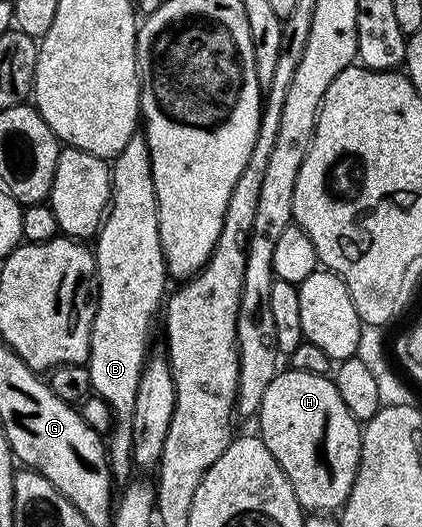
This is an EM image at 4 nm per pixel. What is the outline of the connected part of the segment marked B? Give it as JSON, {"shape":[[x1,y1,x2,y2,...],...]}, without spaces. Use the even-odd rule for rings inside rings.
{"shape":[[135,134,123,146,119,155,111,161,113,177,113,198,109,201,109,211,101,221,95,237,95,255,97,257,97,309,95,322,91,330,91,350,87,367,89,369,89,387,96,395,103,398,114,417,121,422,114,423,107,436,109,464,114,477,128,477,134,467,132,457,132,426,129,421,135,410,135,396,139,389,140,376,143,374,147,357,150,355,149,331,153,328,153,315,158,315,166,299,165,255,159,238,159,218,157,217,157,195,151,170,151,154,144,135]]}

